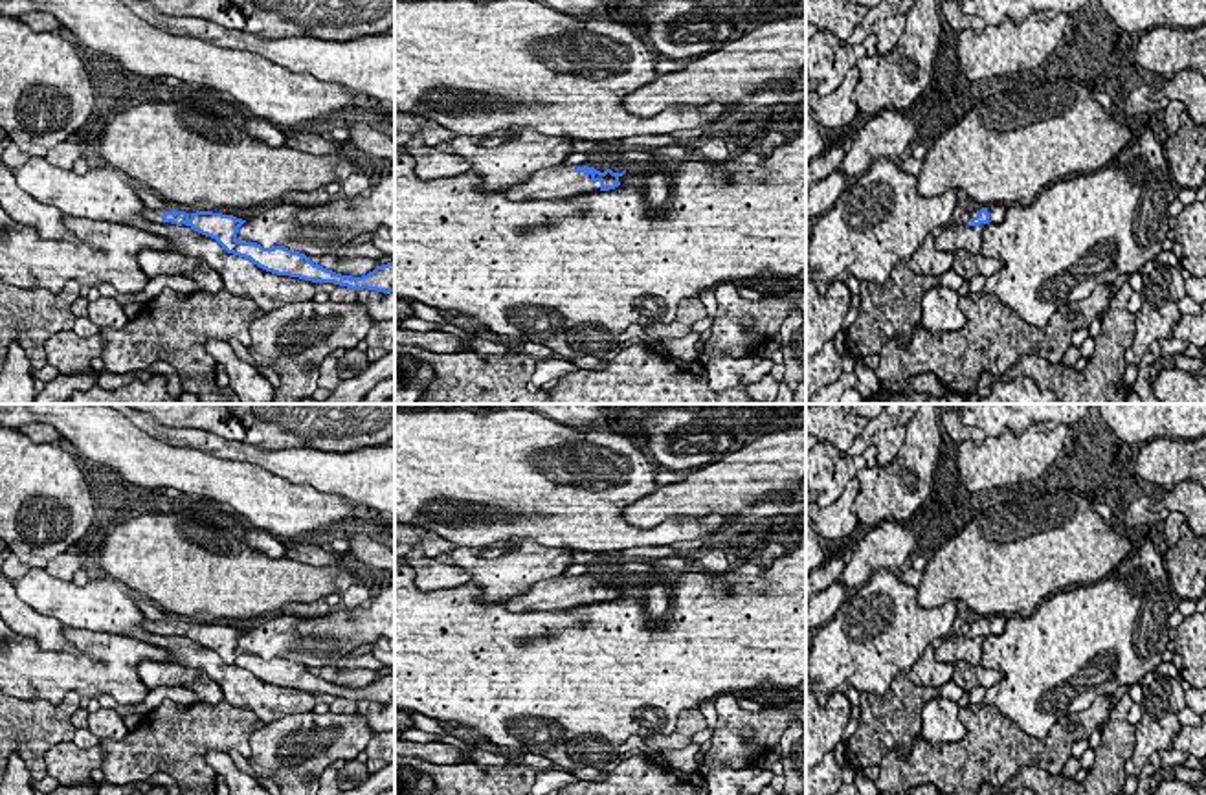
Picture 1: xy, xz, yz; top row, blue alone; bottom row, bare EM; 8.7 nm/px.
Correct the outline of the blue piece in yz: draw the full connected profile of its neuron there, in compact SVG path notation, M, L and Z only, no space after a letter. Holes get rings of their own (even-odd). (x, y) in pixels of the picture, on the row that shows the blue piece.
M988 204L988 206L980 206L978 209L975 209L969 217L969 220L966 222L966 226L973 228L973 226L988 226L988 224L1000 224L1006 217L1006 206L999 206L999 204Z

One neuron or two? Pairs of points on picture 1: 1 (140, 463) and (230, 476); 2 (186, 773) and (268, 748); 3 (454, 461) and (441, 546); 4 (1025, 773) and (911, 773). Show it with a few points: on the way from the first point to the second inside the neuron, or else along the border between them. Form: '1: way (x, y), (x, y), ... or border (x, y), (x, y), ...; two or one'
1: way (162, 463), (182, 467), (195, 476), (208, 476); one
2: border (267, 724), (252, 733), (250, 755), (246, 759); two
3: border (437, 535), (456, 546); two
4: border (1060, 773), (1021, 766), (1012, 775); two

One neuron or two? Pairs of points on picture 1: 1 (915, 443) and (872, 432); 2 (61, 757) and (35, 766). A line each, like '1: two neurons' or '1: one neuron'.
1: two neurons
2: two neurons

